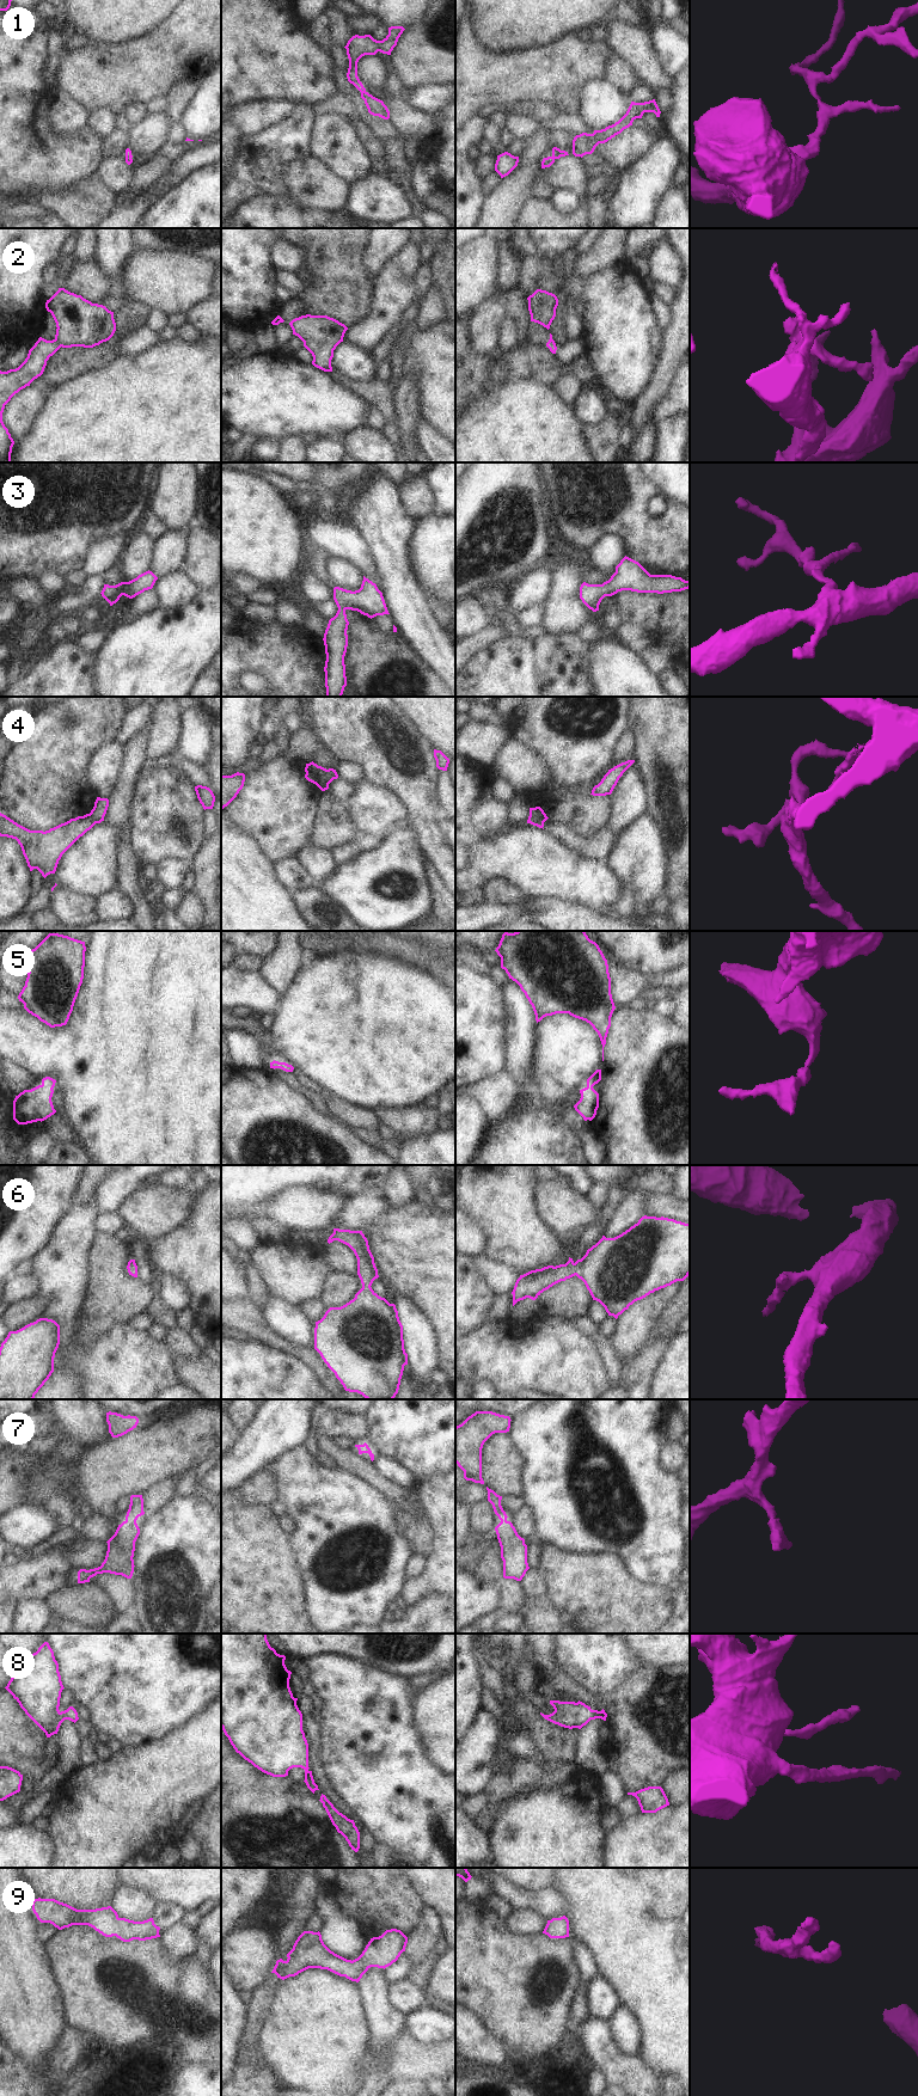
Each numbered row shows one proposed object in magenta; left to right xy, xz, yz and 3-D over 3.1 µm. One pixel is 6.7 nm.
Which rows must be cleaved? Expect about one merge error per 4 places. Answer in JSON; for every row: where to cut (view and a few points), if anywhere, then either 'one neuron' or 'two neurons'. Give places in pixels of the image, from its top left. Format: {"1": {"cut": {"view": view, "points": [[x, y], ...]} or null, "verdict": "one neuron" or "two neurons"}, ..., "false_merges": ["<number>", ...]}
{"1": {"cut": null, "verdict": "one neuron"}, "2": {"cut": {"view": "xy", "points": [[55, 338], [61, 345]]}, "verdict": "two neurons"}, "3": {"cut": null, "verdict": "one neuron"}, "4": {"cut": {"view": "yz", "points": [[545, 815], [528, 820]]}, "verdict": "two neurons"}, "5": {"cut": null, "verdict": "one neuron"}, "6": {"cut": null, "verdict": "one neuron"}, "7": {"cut": null, "verdict": "one neuron"}, "8": {"cut": null, "verdict": "one neuron"}, "9": {"cut": null, "verdict": "one neuron"}, "false_merges": ["2", "4"]}

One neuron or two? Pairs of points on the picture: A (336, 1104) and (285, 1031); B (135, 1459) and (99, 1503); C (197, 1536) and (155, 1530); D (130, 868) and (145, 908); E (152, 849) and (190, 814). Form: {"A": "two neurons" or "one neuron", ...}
{"A": "two neurons", "B": "one neuron", "C": "one neuron", "D": "one neuron", "E": "one neuron"}

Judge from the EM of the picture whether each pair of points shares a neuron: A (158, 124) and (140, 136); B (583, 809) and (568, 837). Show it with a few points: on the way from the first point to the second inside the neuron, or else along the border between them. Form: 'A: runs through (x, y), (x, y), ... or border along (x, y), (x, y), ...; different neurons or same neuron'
A: runs through (153, 129), (145, 136); same neuron
B: border along (548, 819), (561, 821), (586, 838), (600, 832); different neurons

